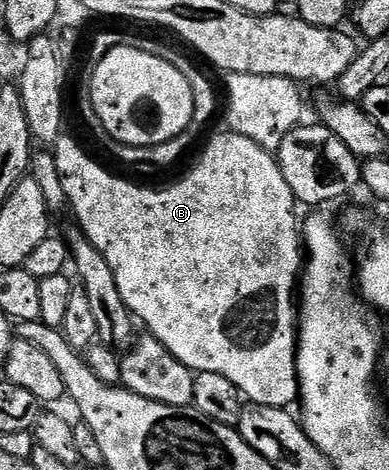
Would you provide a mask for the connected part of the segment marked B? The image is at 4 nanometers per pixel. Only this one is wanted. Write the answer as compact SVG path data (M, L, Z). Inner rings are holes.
M222 130L218 136L210 138L209 145L202 150L201 157L197 160L197 165L178 184L173 184L170 188L157 189L140 188L129 180L120 180L119 177L112 176L103 165L96 164L68 134L58 136L51 151L57 163L59 178L63 182L68 207L73 207L73 212L77 215L76 223L87 239L97 247L99 254L107 258L107 266L111 266L111 274L115 278L115 285L118 286L123 302L138 321L141 319L149 327L146 328L148 335L163 342L163 346L167 346L167 350L171 350L171 354L179 358L179 362L183 362L183 366L187 366L195 374L223 374L223 378L235 382L235 386L248 403L284 409L296 405L299 397L295 285L303 268L303 240L299 235L299 216L297 220L297 212L293 209L293 191L291 186L287 186L287 178L283 178L283 170L279 170L276 155L251 142L251 138L243 138L234 132Z

